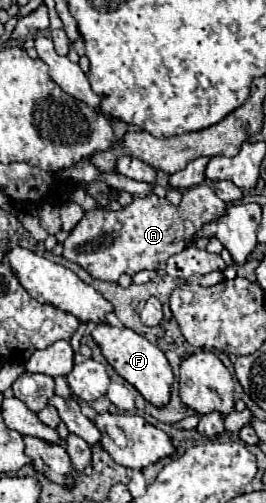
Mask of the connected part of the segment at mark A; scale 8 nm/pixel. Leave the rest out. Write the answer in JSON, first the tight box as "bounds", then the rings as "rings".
{"bounds":[62,185,226,281],"rings":[[[208,185],[184,189],[180,205],[172,205],[168,199],[162,199],[154,193],[146,197],[134,197],[132,203],[120,211],[86,211],[82,221],[64,241],[62,255],[68,261],[84,267],[100,281],[118,281],[122,273],[132,277],[144,269],[160,273],[166,269],[168,257],[180,253],[184,247],[192,247],[194,237],[202,225],[224,217],[226,209],[226,203],[220,201]]]}

